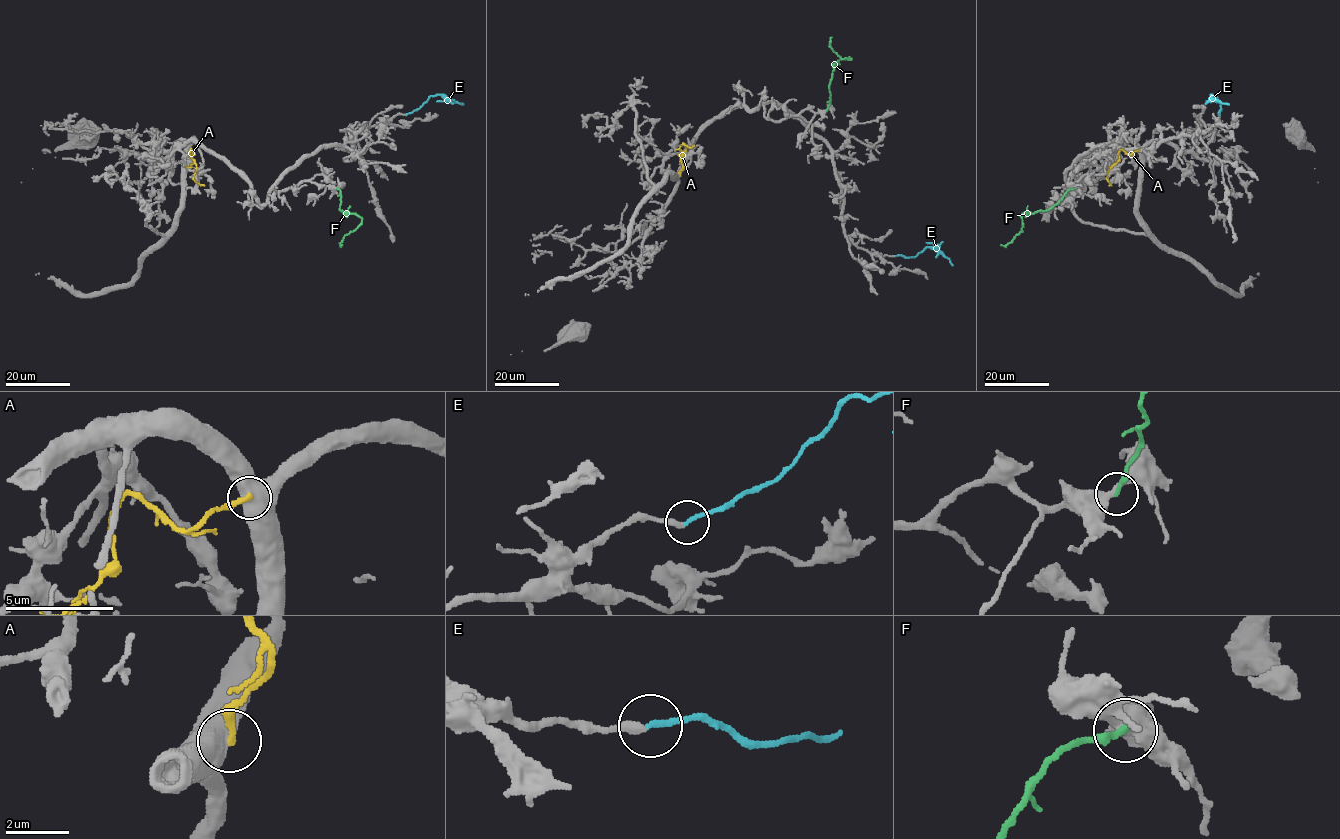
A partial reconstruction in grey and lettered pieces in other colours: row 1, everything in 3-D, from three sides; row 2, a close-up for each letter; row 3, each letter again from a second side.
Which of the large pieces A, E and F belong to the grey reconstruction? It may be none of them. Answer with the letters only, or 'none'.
E

